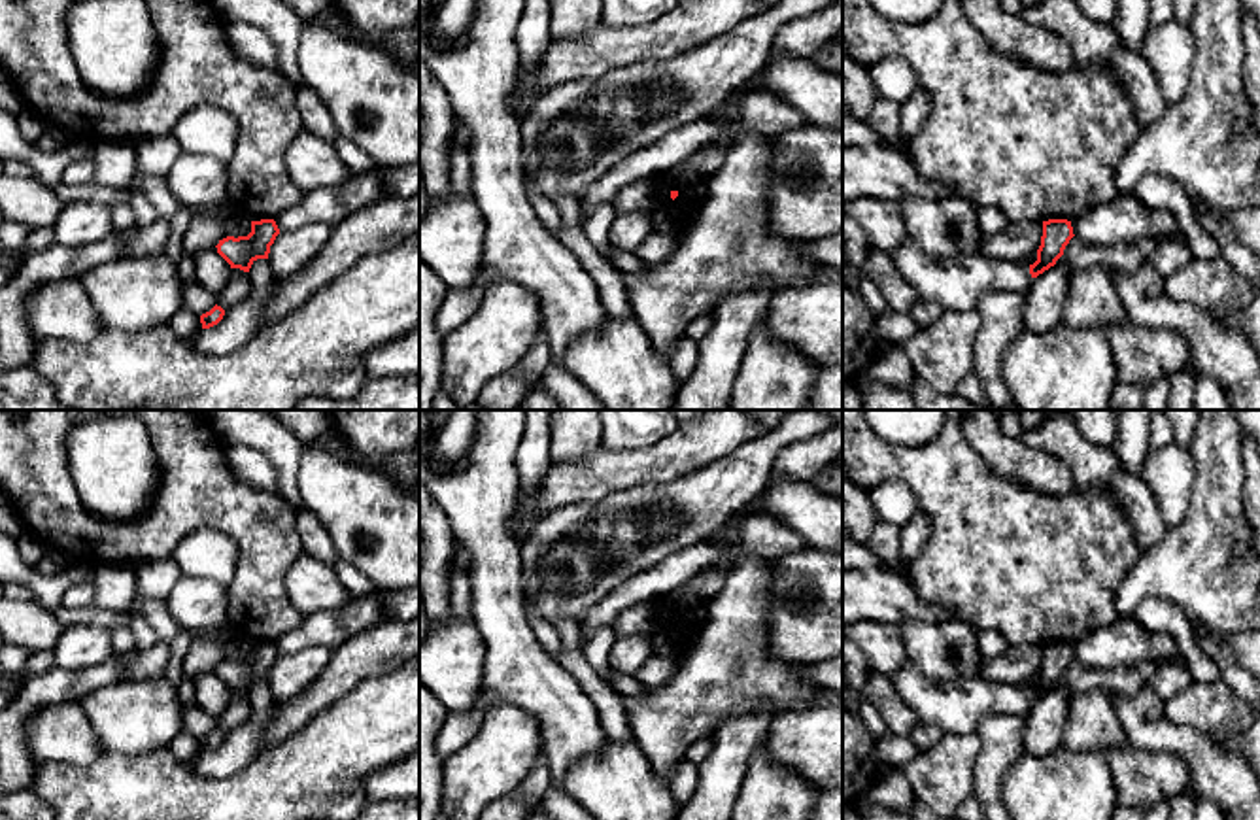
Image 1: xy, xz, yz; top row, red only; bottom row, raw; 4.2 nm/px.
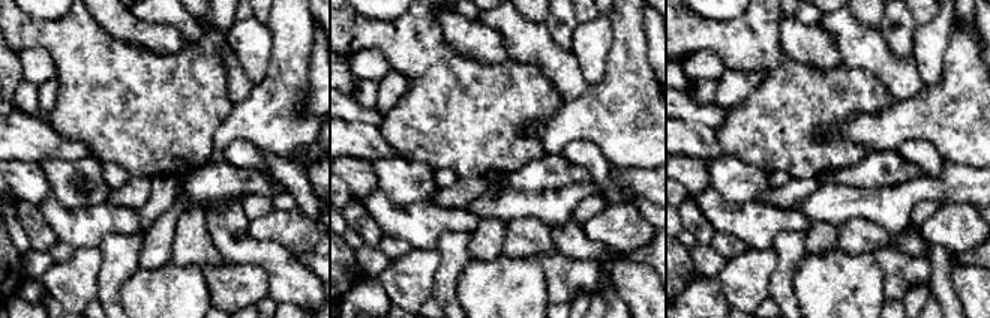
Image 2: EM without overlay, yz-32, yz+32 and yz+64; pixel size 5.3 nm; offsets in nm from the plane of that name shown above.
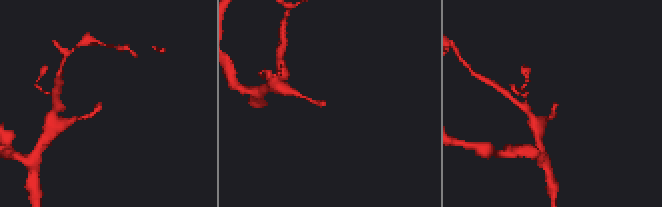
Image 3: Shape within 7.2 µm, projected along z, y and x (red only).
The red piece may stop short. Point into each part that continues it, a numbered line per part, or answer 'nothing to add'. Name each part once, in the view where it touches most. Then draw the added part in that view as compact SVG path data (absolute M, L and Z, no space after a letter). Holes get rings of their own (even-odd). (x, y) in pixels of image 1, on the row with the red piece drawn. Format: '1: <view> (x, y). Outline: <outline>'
nothing to add

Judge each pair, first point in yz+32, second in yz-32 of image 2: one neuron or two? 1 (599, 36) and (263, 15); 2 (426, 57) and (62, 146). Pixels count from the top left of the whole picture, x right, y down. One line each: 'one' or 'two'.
1: two
2: two

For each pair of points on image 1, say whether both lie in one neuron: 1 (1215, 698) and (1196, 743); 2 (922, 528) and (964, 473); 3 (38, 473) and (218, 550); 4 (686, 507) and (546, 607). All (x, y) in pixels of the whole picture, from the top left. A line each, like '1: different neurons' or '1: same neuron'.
1: different neurons
2: different neurons
3: different neurons
4: same neuron

